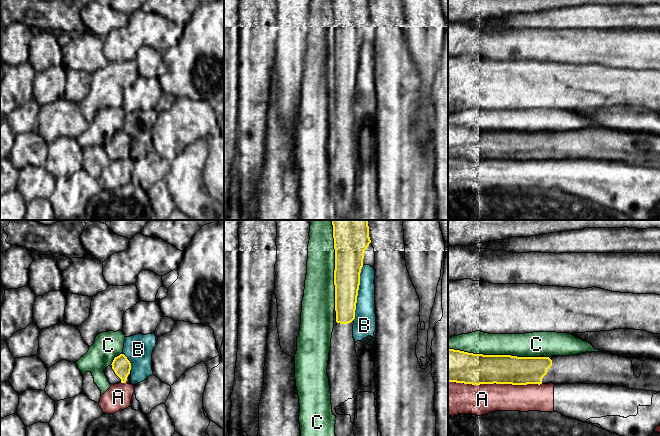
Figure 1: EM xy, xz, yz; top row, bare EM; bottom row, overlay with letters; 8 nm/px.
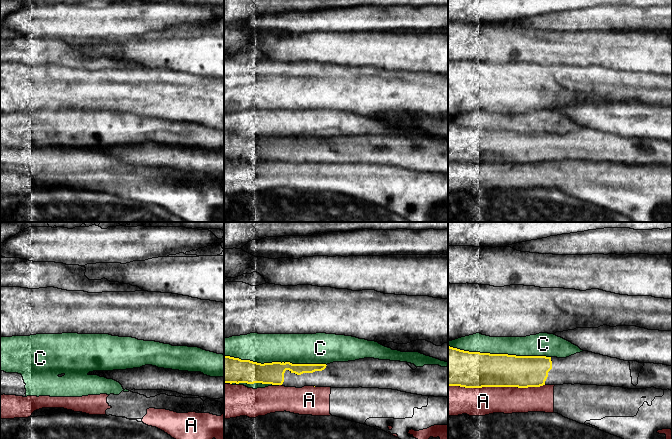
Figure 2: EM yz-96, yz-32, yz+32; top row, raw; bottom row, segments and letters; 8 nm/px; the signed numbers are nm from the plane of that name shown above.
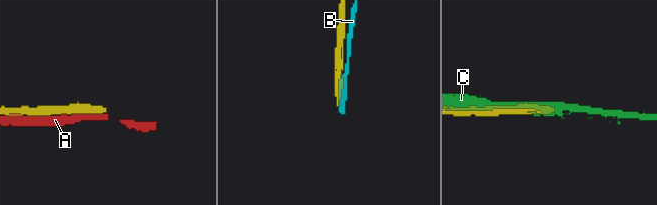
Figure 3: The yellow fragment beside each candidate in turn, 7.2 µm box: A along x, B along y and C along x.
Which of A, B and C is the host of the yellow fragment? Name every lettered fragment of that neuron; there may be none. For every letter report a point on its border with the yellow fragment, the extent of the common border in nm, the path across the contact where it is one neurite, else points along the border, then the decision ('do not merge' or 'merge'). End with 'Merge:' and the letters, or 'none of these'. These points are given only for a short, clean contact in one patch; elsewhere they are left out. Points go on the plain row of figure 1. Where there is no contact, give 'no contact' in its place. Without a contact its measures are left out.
A: contact yz (495, 158); length 750 nm; do not merge
B: contact xz (357, 69); length 440 nm; do not merge
C: contact yz (494, 131); length 750 nm; do not merge
Merge: none of these

